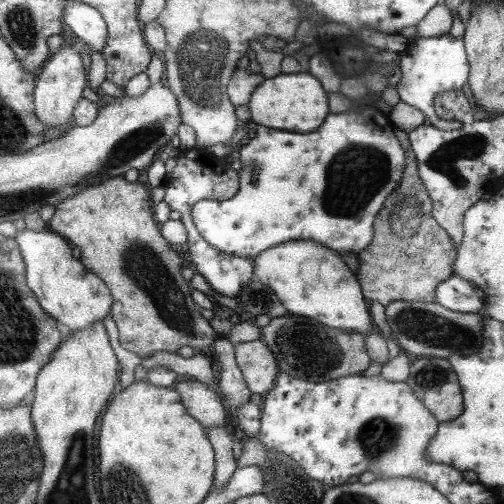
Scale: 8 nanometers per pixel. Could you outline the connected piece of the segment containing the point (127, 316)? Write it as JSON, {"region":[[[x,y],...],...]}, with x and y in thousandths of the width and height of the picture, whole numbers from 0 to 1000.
{"region":[[[242,349],[183,369],[119,405],[99,452],[127,466],[145,488],[155,488],[163,500],[159,514],[185,548],[206,554],[220,569],[228,585],[220,625],[232,639],[246,692],[284,714],[317,696],[349,700],[363,687],[381,688],[389,700],[419,702],[421,679],[431,675],[429,659],[393,619],[401,611],[381,599],[385,587],[377,587],[377,567],[361,552],[361,512],[337,496],[337,484],[321,472],[317,448],[302,429],[298,385],[282,365],[254,361]]]}

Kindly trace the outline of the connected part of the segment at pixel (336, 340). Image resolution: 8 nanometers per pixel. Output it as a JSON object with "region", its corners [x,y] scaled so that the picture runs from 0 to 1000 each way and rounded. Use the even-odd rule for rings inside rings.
{"region":[[[579,621],[560,631],[540,631],[530,647],[518,651],[516,675],[544,698],[558,740],[615,760],[710,744],[734,726],[736,706],[730,706],[722,665],[655,651],[631,635]]]}

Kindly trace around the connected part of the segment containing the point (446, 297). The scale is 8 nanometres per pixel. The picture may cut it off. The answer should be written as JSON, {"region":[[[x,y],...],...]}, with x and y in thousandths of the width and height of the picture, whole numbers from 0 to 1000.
{"region":[[[903,542],[869,567],[865,601],[903,619],[956,623],[962,617],[960,579]]]}

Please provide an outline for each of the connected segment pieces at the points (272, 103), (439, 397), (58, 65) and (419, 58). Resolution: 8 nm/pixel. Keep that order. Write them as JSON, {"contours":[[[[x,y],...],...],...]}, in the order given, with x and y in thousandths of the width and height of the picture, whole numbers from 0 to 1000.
{"contours":[[[[556,147],[540,159],[524,159],[524,171],[500,187],[500,242],[516,250],[540,250],[548,258],[579,258],[579,262],[623,262],[643,246],[651,230],[651,190],[639,179],[635,163],[615,147]]],[[[821,708],[812,736],[810,766],[873,839],[909,829],[925,812],[901,738],[889,714],[869,708]]],[[[125,89],[123,97],[107,105],[103,115],[83,135],[71,181],[73,224],[97,254],[137,258],[133,248],[149,236],[151,214],[167,198],[167,179],[177,171],[175,143],[167,127],[163,103],[151,95]]],[[[893,67],[853,75],[831,71],[810,83],[804,101],[796,105],[794,123],[798,153],[786,171],[794,200],[833,216],[853,236],[855,246],[871,258],[917,254],[921,244],[909,238],[873,234],[861,218],[861,198],[875,187],[873,183],[925,177],[927,159],[935,147],[935,127],[927,115],[921,77],[897,73]]]]}

